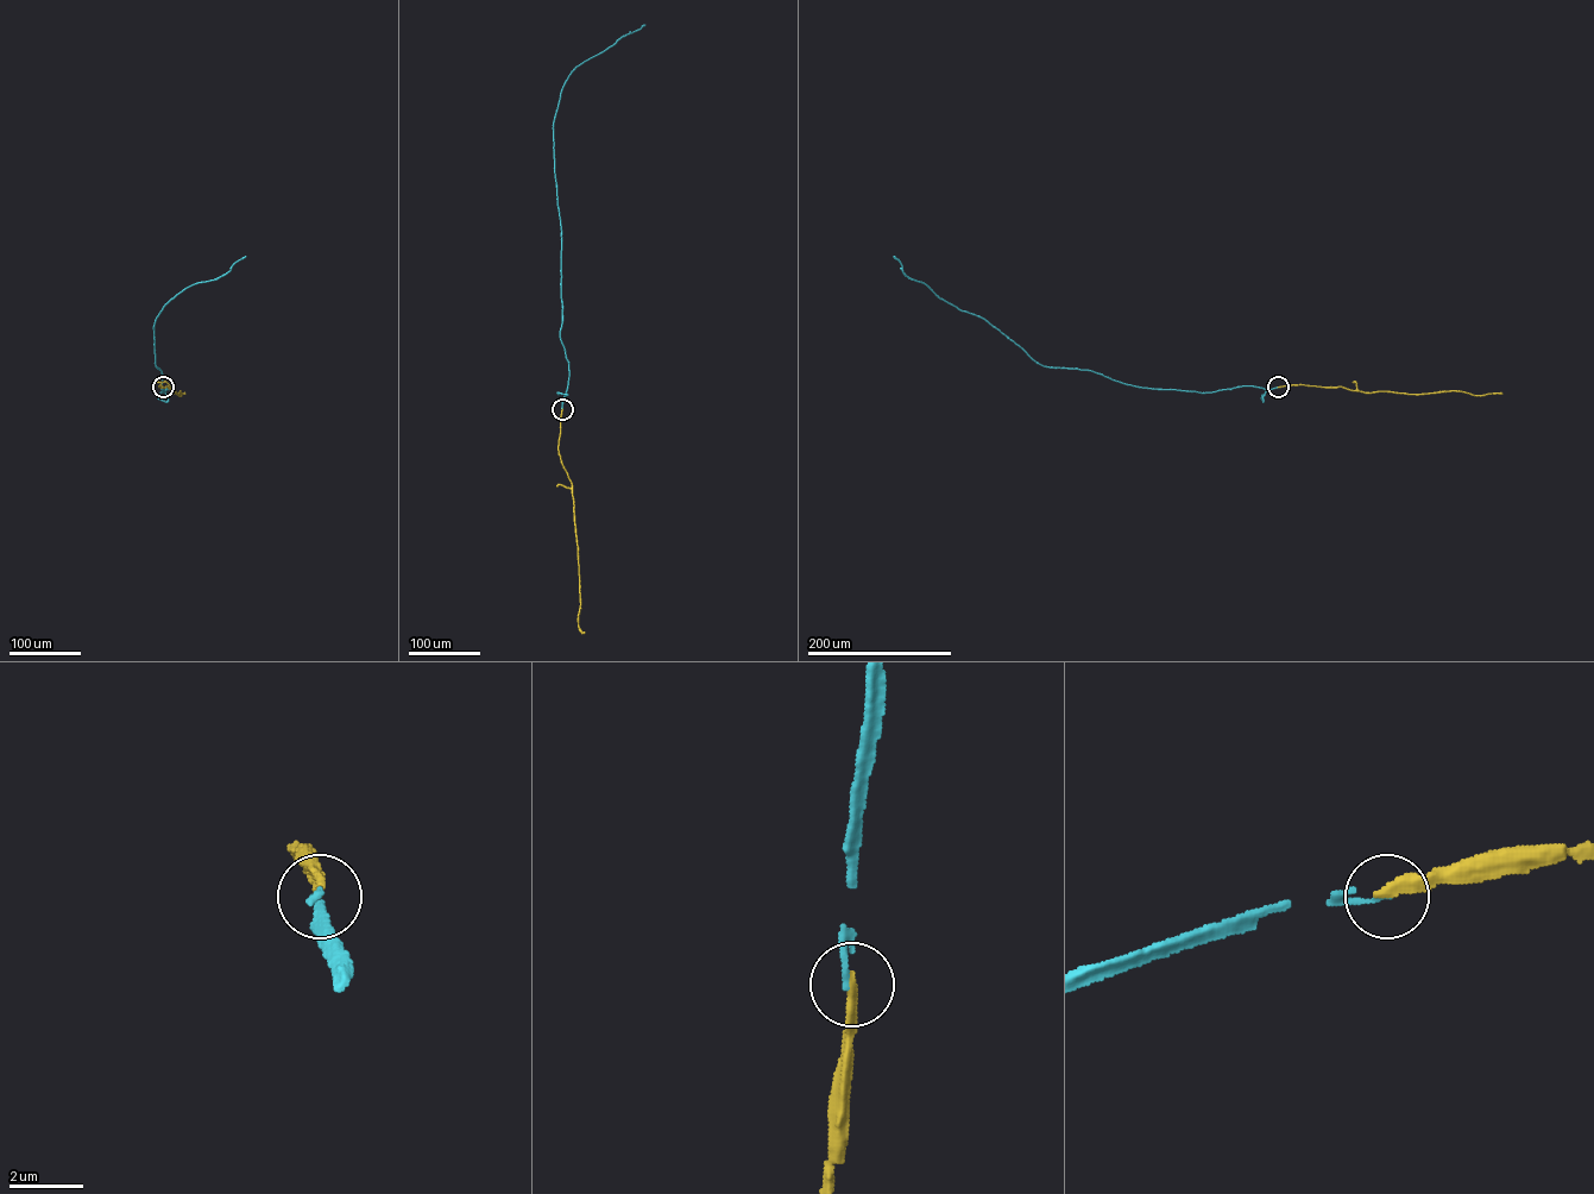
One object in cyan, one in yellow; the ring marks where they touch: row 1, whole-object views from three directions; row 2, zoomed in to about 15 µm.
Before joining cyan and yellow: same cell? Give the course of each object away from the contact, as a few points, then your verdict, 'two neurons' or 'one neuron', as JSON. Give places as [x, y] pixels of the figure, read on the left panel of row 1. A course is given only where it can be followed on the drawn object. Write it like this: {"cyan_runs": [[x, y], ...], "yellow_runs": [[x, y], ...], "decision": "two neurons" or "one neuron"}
{"cyan_runs": [[162, 387], [170, 385], [161, 393], [153, 327], [163, 307], [190, 286], [225, 275], [245, 256]], "yellow_runs": [[163, 387], [158, 387], [168, 387], [177, 394], [181, 390], [180, 395], [184, 393]], "decision": "one neuron"}

